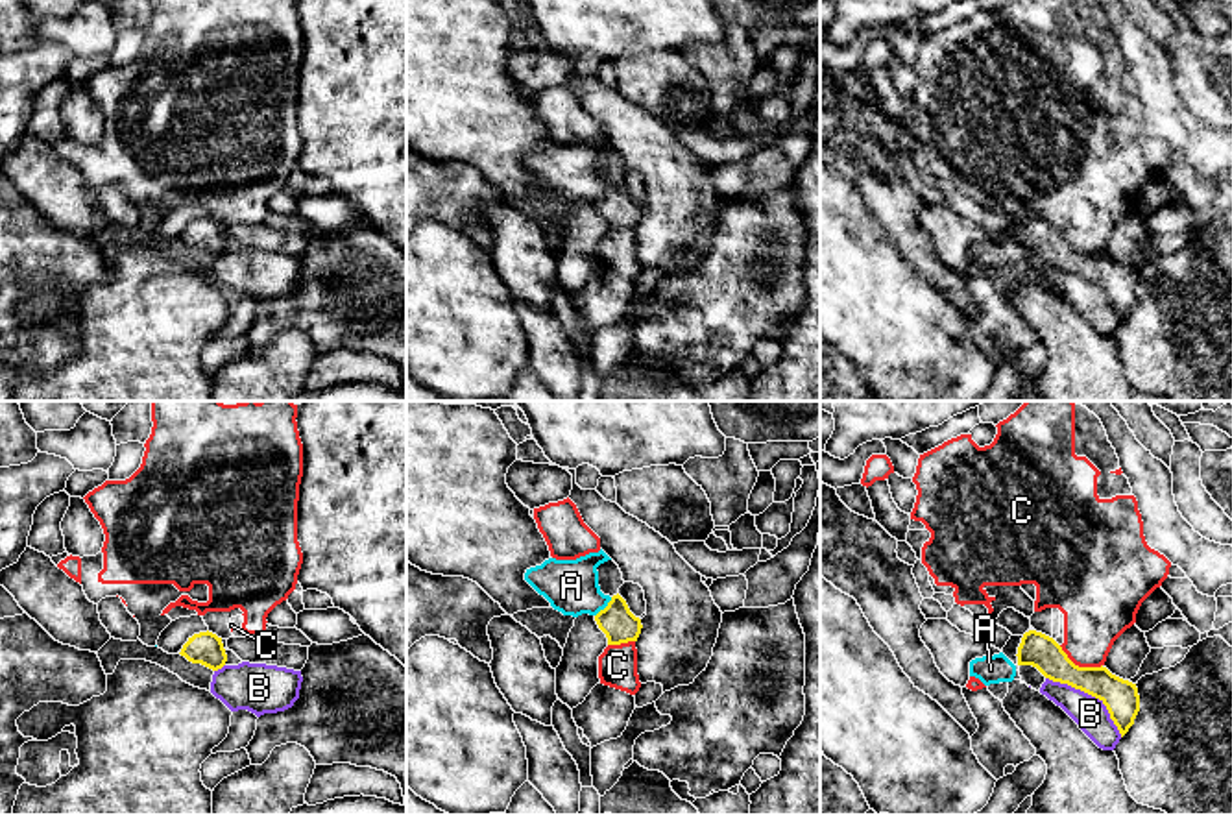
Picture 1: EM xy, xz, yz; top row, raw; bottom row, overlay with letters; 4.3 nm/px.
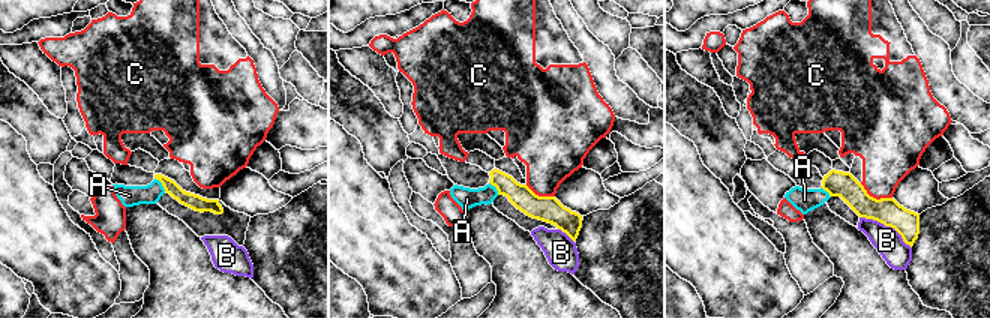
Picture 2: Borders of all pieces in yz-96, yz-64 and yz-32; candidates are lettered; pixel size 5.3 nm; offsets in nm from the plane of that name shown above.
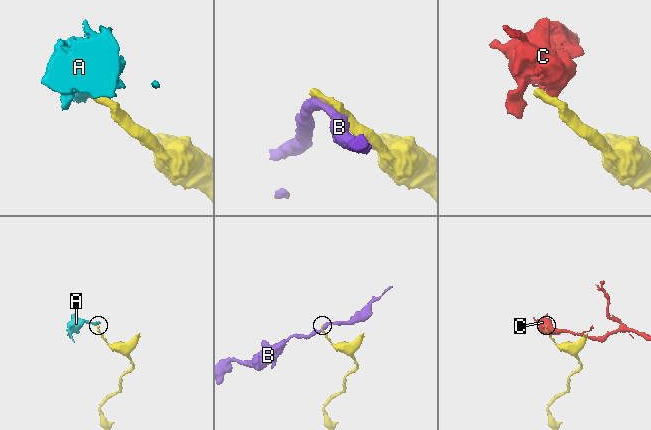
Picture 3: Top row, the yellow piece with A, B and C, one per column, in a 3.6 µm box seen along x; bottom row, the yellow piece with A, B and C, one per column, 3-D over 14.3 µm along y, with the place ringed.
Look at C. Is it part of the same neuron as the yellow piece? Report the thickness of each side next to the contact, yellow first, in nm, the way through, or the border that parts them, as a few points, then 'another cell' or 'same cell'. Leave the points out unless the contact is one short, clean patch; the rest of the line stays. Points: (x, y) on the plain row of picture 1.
150 nm thick on the yellow side, 280 nm on the other; border along yz (1059, 231), (1079, 252), (1101, 252); another cell

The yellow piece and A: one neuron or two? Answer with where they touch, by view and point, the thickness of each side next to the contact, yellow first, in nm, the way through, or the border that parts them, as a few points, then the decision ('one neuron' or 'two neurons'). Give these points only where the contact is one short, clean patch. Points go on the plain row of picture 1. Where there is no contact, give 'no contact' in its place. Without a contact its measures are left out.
meets yellow in xz at (606, 193); 150 nm thick on the yellow side, 240 nm on the other; border along xz (612, 183), (595, 202); two neurons

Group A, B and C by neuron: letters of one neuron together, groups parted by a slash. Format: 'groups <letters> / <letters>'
groups A / B / C

